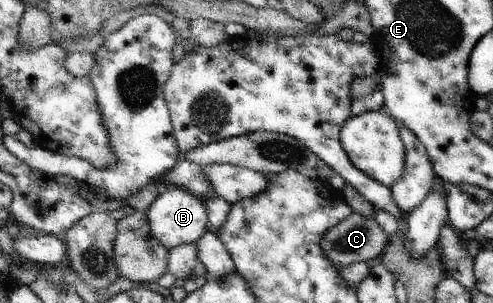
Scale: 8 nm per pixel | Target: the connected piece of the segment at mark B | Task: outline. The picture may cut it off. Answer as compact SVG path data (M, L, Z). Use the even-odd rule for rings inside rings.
M178 186L171 189L162 189L156 200L150 204L150 208L144 213L148 216L148 226L152 236L164 246L168 251L175 247L196 243L202 235L208 230L208 212L206 212L206 204L204 198L195 196L192 192L179 188Z

